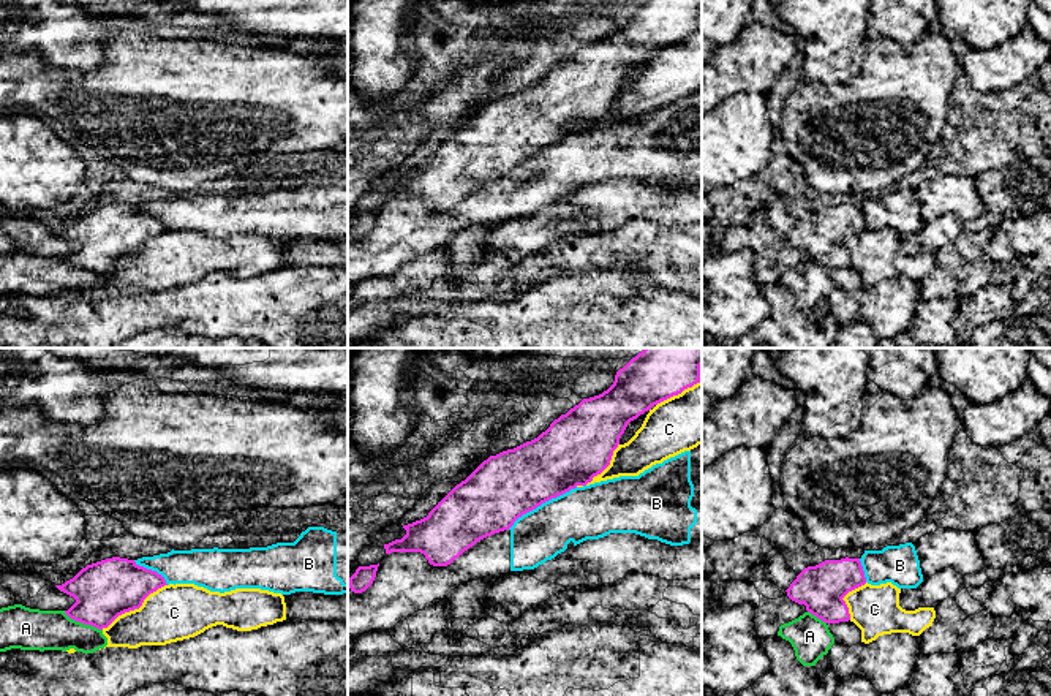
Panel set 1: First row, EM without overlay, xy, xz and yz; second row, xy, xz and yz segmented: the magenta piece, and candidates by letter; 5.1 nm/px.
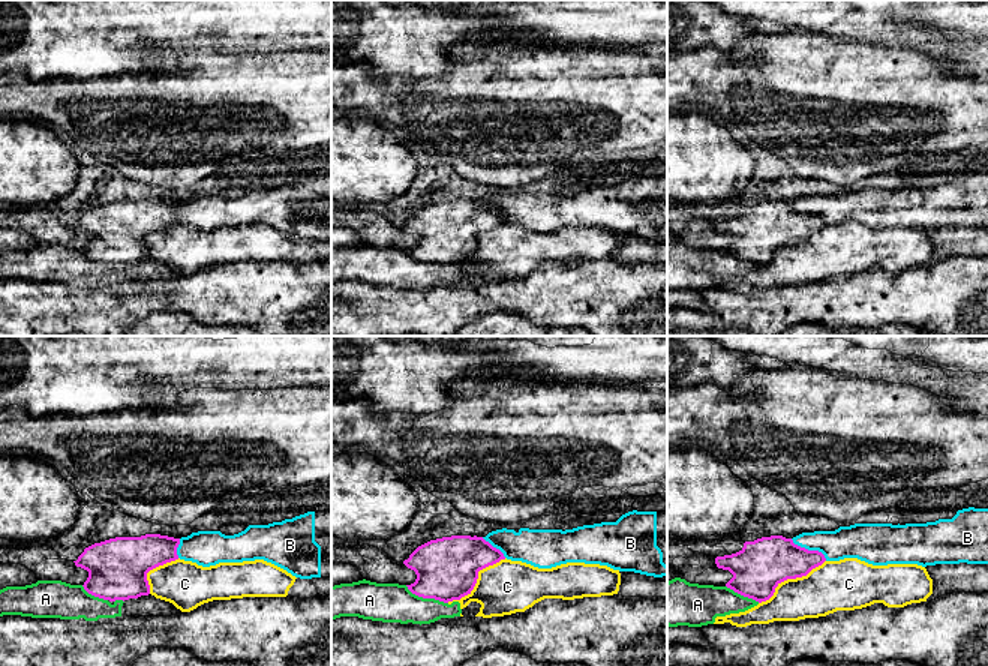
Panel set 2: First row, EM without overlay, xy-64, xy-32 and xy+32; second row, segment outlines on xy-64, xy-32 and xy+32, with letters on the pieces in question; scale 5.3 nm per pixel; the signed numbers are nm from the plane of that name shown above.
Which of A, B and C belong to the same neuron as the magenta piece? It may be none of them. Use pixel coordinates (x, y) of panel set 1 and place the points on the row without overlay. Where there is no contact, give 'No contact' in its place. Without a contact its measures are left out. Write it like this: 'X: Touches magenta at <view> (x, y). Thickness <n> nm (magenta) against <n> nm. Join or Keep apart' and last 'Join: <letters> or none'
A: Touches magenta at xy (82, 268). Thickness 300 nm (magenta) against 200 nm. Keep apart
B: Touches magenta at xz (541, 149). Thickness 340 nm (magenta) against 280 nm. Keep apart
C: Touches magenta at xy (135, 253). Thickness 300 nm (magenta) against 280 nm. Keep apart
Join: none

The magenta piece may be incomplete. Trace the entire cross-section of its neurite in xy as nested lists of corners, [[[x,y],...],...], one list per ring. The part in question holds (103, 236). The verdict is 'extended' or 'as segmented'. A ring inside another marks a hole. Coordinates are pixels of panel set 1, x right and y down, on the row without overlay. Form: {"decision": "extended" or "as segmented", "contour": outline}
{"decision": "as segmented", "contour": [[[112,202],[87,210],[55,233],[76,245],[65,256],[70,264],[103,275],[119,261],[139,255],[150,239],[164,231],[164,223],[156,217],[134,206]]]}

